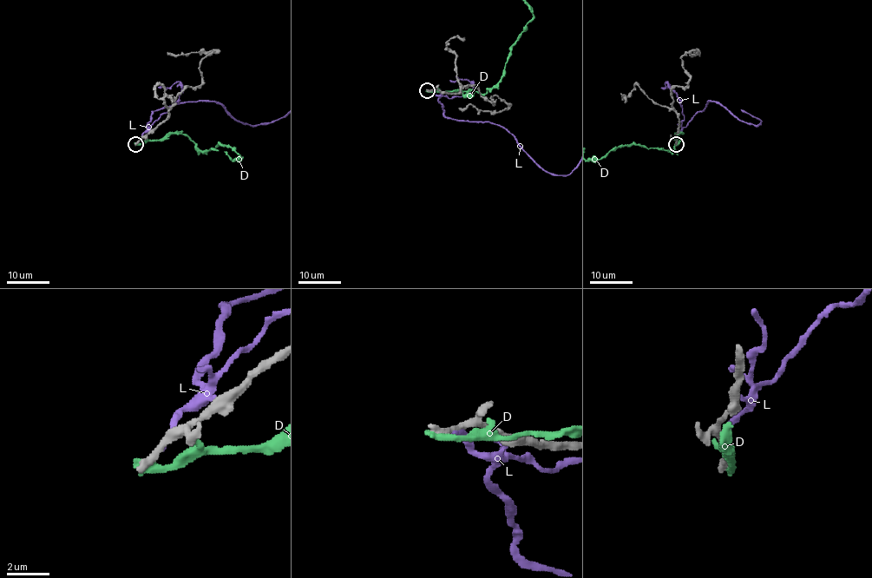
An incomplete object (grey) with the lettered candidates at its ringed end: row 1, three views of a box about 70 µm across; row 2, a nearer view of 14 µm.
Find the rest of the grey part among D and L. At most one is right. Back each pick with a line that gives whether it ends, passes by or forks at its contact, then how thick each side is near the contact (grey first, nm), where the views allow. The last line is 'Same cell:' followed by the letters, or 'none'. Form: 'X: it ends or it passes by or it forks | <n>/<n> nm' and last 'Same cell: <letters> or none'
Same cell: none

